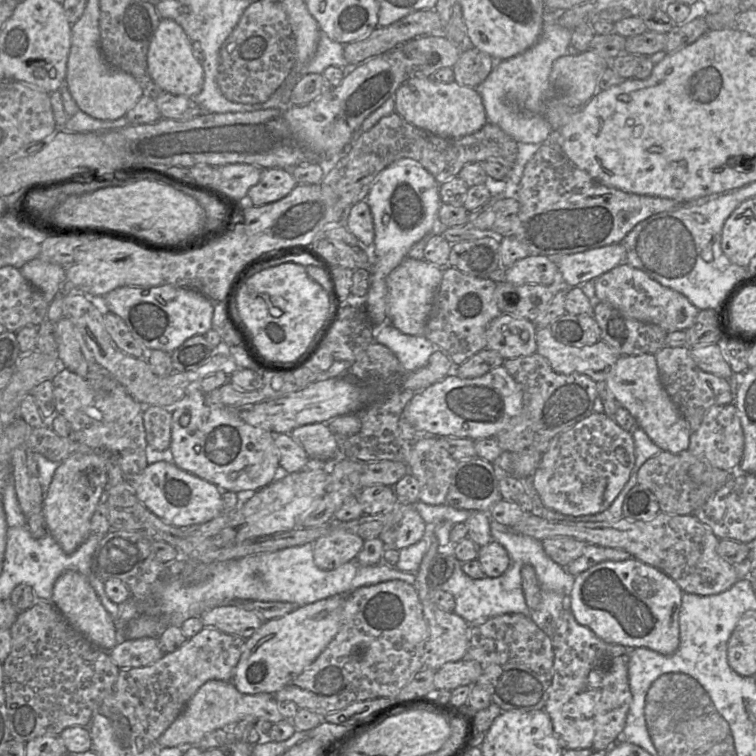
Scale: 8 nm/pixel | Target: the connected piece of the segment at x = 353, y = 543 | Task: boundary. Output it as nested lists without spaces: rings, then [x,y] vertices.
[[[334,528],[327,535],[313,542],[315,565],[321,570],[333,570],[356,559],[364,539],[341,528]]]

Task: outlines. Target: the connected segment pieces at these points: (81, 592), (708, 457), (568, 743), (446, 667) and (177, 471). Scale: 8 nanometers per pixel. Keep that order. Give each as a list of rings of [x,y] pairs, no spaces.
[[[74,570],[63,572],[56,580],[50,601],[64,615],[68,622],[96,647],[111,651],[126,640],[118,635],[113,617],[103,606],[88,578]]]
[[[735,404],[712,406],[699,428],[690,435],[688,450],[703,463],[726,471],[736,471],[744,448],[744,435]]]
[[[568,598],[567,605],[556,621],[556,631],[549,638],[554,652],[554,663],[545,712],[551,719],[553,732],[561,748],[590,749],[594,753],[608,750],[619,741],[632,702],[628,677],[628,649],[633,648],[607,643],[589,628],[580,625],[568,607]]]
[[[475,660],[448,662],[435,671],[434,685],[436,690],[449,691],[459,686],[472,686],[477,682],[481,672],[481,666]]]
[[[170,460],[151,463],[136,486],[137,498],[168,524],[185,527],[208,522],[223,512],[222,490],[215,484],[189,473]]]

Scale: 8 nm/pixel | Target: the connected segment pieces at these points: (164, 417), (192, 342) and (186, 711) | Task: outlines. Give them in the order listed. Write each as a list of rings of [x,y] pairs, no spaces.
[[[144,406],[144,428],[148,445],[157,450],[170,448],[172,413],[160,406]]]
[[[195,335],[170,353],[174,372],[194,371],[218,353],[204,335]]]
[[[209,680],[187,702],[173,723],[157,739],[160,747],[197,744],[205,735],[218,729],[229,729],[246,717],[267,720],[273,724],[284,720],[271,694],[243,694],[232,682]]]

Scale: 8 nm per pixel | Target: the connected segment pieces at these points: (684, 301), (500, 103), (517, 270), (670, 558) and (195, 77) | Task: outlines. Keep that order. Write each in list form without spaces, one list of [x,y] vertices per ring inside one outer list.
[[[627,262],[596,278],[595,291],[600,302],[610,304],[640,322],[658,325],[667,333],[688,329],[700,311],[683,294],[662,286]]]
[[[546,11],[538,41],[525,52],[509,59],[495,61],[488,77],[475,89],[480,94],[488,123],[499,126],[518,143],[541,145],[553,132],[544,116],[546,103],[556,96],[550,83],[553,62],[567,54],[571,30],[555,22]]]
[[[529,255],[506,269],[506,282],[514,285],[539,284],[547,286],[554,295],[568,287],[557,265],[547,256]]]
[[[660,511],[656,517],[650,521],[630,521],[622,517],[615,523],[572,523],[551,522],[531,513],[526,513],[510,530],[514,533],[529,536],[539,541],[547,538],[571,537],[586,542],[588,545],[623,549],[631,555],[631,558],[635,558],[667,574],[677,583],[681,590],[686,593],[702,596],[718,594],[726,591],[738,581],[734,565],[721,558],[717,553],[717,546],[720,539],[714,535],[709,527],[701,523],[694,514],[678,515],[667,514]]]
[[[161,19],[147,53],[150,78],[164,92],[185,97],[194,97],[203,87],[204,70],[194,57],[192,42],[182,27],[171,19]]]

